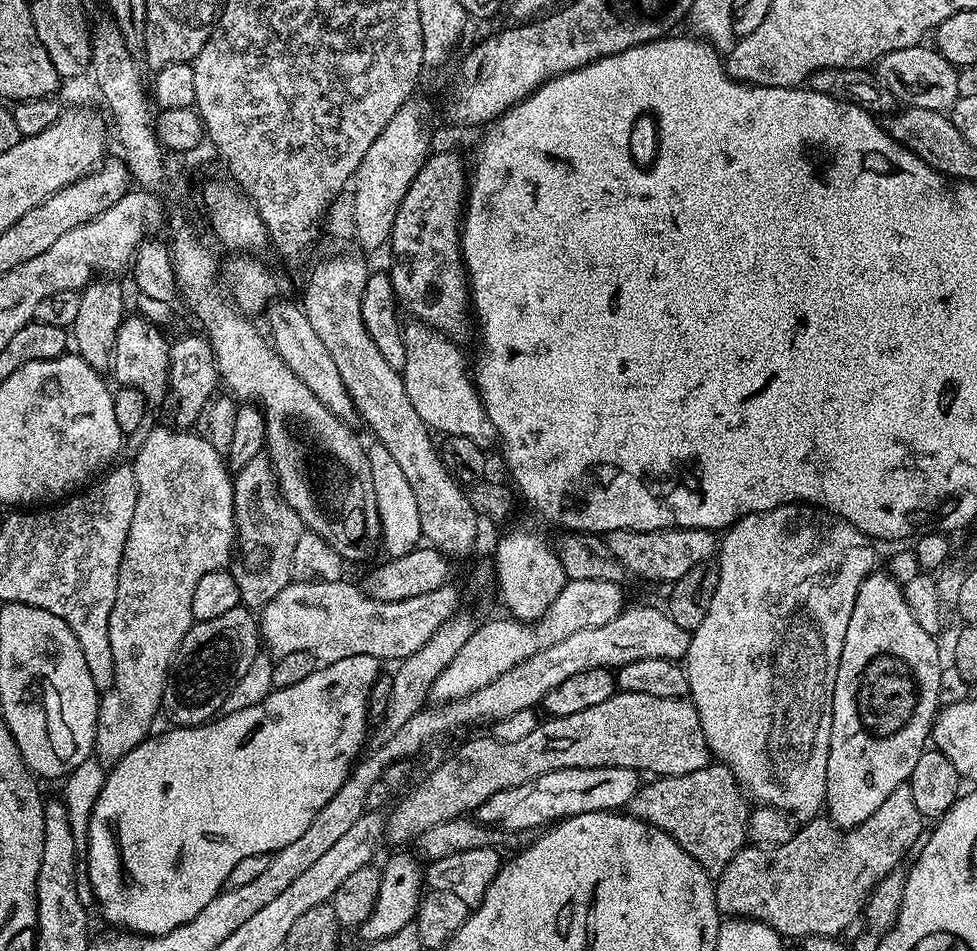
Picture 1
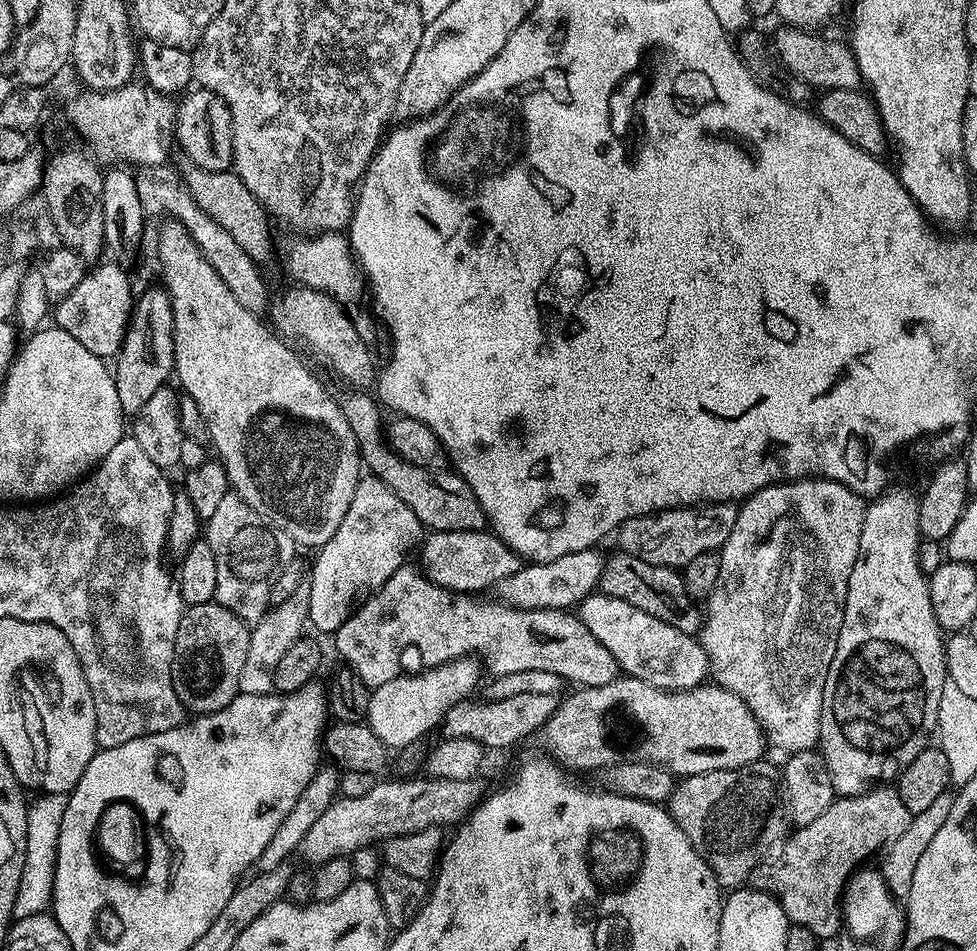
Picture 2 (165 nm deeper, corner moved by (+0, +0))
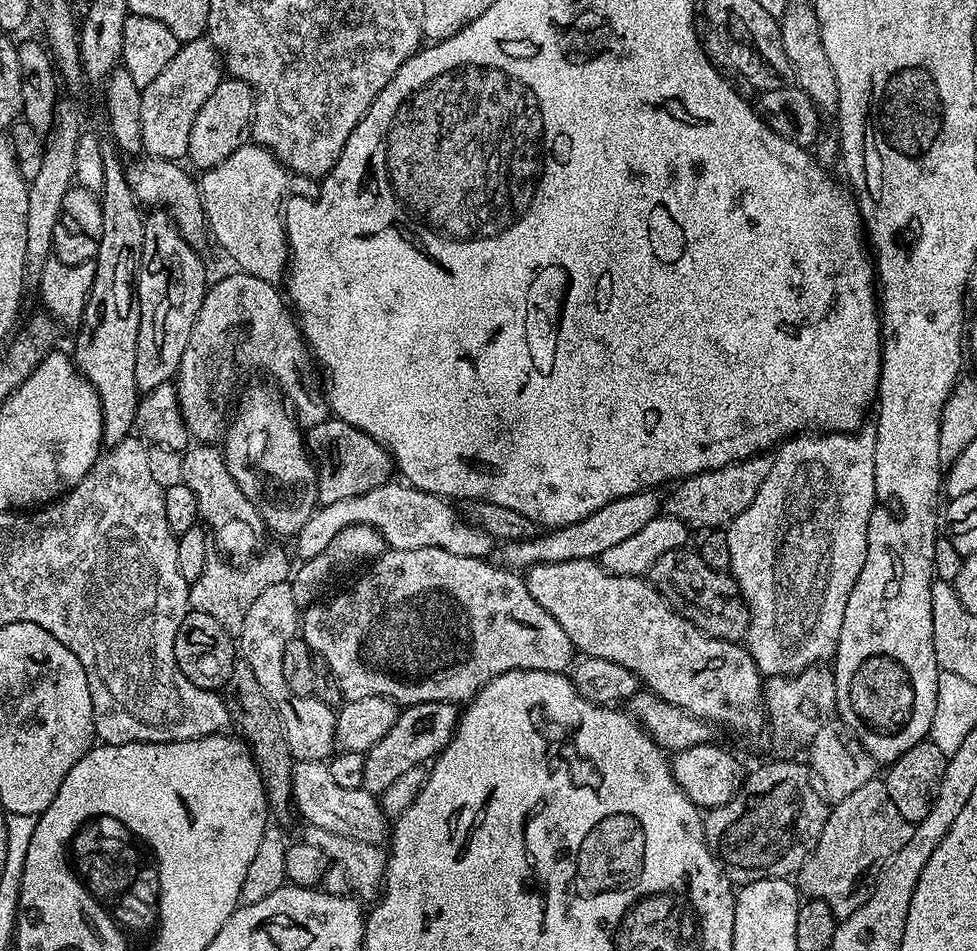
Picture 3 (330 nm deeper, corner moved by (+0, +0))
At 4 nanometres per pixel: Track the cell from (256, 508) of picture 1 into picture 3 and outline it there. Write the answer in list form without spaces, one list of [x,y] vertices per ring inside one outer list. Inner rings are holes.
[[[267,548],[243,566],[233,566],[219,551],[209,550],[204,573],[191,581],[188,590],[189,609],[210,614],[210,618],[216,619],[226,631],[239,634],[242,622],[246,622],[246,610],[250,610],[250,605],[258,599],[258,594],[270,586],[285,583],[290,576],[287,554],[280,548]]]

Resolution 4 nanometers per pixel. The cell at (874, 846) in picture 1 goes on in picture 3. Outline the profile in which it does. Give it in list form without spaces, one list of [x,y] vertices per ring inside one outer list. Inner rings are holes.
[[[873,778],[870,782],[866,782],[866,786],[858,786],[854,794],[846,794],[846,798],[831,805],[826,826],[822,826],[822,834],[814,850],[806,858],[798,873],[799,891],[805,897],[826,902],[826,906],[830,906],[830,910],[836,915],[837,921],[848,920],[850,914],[854,914],[854,910],[858,910],[862,903],[862,892],[860,896],[859,890],[856,889],[860,884],[860,876],[867,874],[871,864],[879,865],[881,862],[887,862],[894,853],[902,850],[902,846],[910,842],[913,827],[909,820],[902,818],[902,814],[894,806],[883,779]]]

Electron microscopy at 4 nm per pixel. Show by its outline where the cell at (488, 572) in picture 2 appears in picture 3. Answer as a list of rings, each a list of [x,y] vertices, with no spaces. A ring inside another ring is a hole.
[[[656,490],[630,494],[626,498],[606,502],[606,506],[594,510],[594,514],[590,514],[570,526],[545,531],[529,540],[505,540],[495,549],[495,559],[509,570],[527,570],[550,562],[596,560],[606,550],[610,550],[610,546],[615,546],[625,538],[638,534],[638,530],[642,530],[642,526],[646,526],[646,522],[661,515],[662,496],[660,500],[660,494]]]

